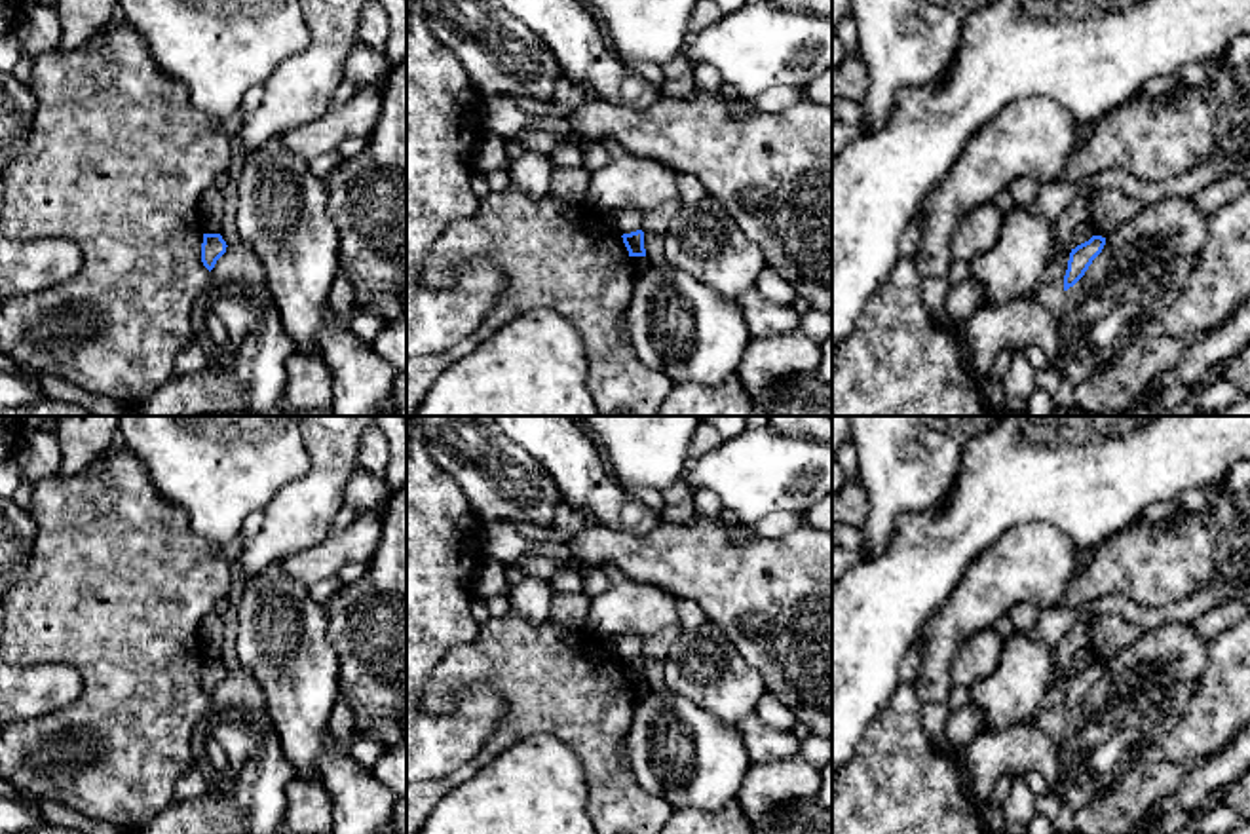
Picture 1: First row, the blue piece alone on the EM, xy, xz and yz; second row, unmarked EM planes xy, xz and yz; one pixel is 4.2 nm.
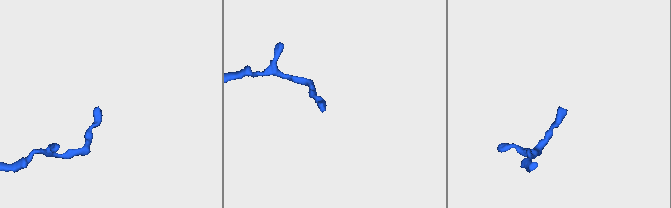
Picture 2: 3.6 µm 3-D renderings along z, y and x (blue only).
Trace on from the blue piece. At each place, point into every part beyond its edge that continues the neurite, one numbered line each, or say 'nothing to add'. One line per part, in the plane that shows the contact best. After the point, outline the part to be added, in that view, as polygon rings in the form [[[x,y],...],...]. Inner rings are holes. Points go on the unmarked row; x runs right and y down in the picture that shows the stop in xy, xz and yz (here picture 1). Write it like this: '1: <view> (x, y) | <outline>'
nothing to add

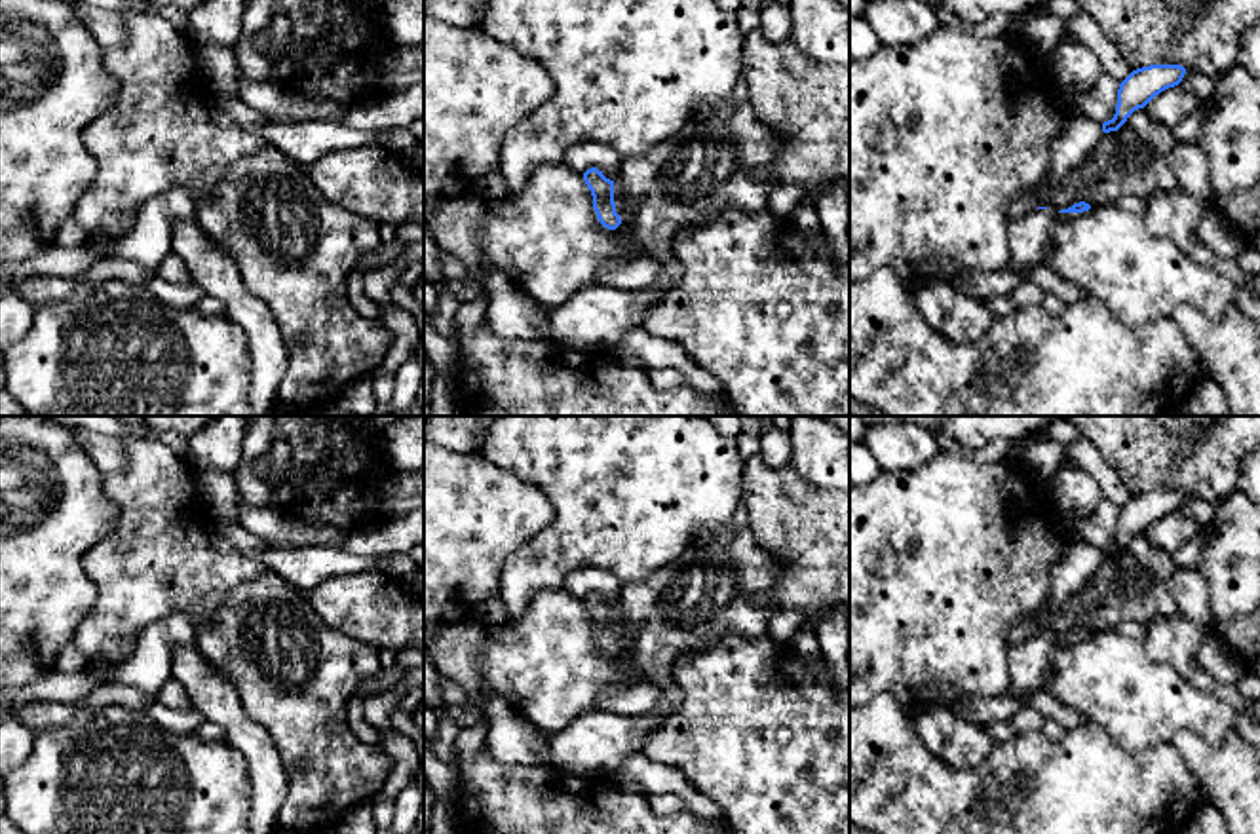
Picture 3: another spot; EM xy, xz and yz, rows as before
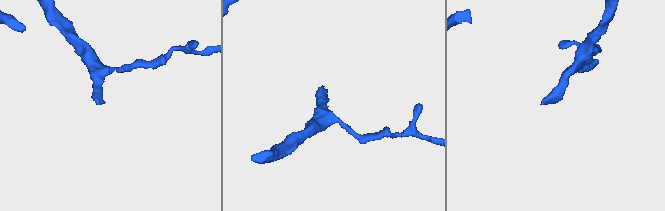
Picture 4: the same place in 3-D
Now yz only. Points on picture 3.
1: yz (1029, 663) | [[[1032,635],[1013,648],[1009,661],[1011,693],[1021,697],[1030,692],[1045,690],[1049,652],[1057,640],[1059,638],[1051,635]]]

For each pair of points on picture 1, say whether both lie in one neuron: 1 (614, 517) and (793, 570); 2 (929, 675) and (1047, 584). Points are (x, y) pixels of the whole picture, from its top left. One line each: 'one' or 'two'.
1: two
2: one

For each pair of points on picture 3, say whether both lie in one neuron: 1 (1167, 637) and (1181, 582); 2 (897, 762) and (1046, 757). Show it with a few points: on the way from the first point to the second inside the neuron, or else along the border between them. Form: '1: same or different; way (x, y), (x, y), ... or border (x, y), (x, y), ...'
1: different; border (1177, 610), (1205, 631)
2: same; way (934, 785), (1010, 785)

